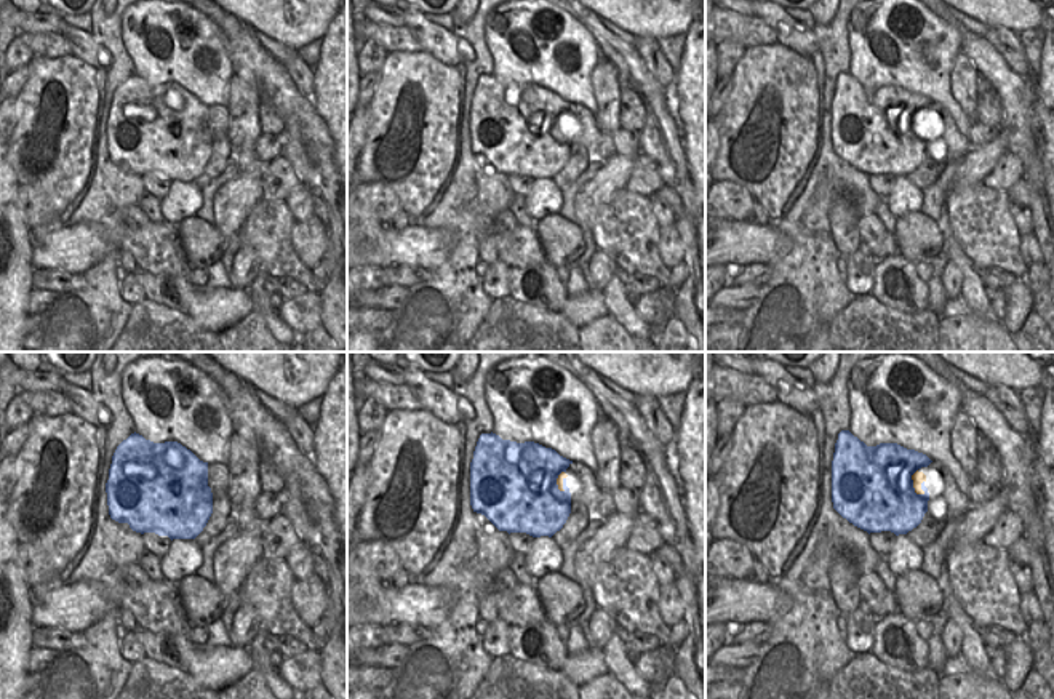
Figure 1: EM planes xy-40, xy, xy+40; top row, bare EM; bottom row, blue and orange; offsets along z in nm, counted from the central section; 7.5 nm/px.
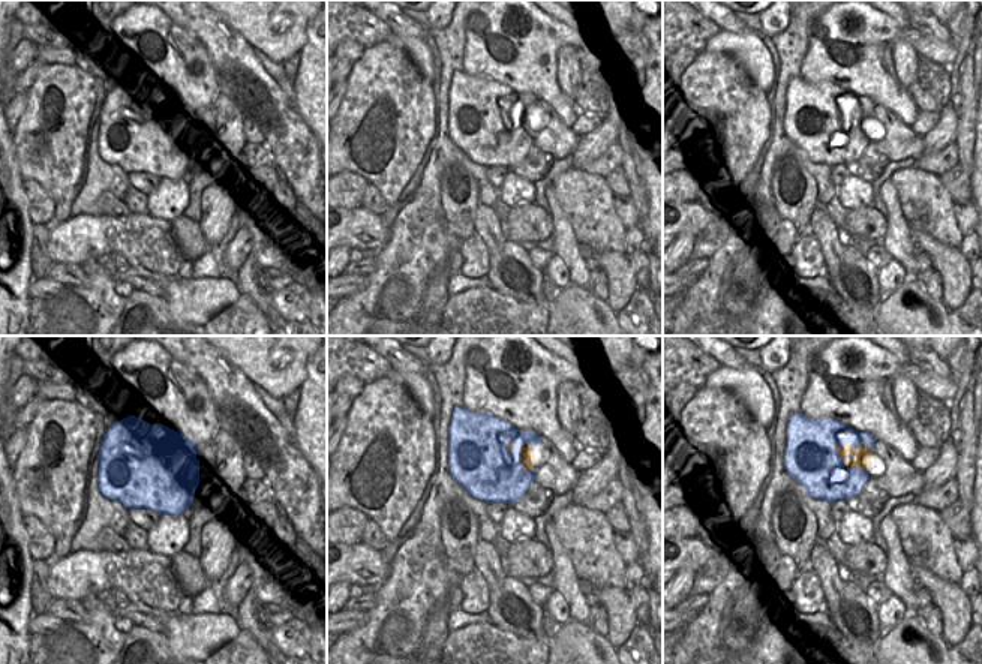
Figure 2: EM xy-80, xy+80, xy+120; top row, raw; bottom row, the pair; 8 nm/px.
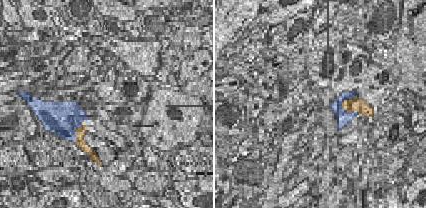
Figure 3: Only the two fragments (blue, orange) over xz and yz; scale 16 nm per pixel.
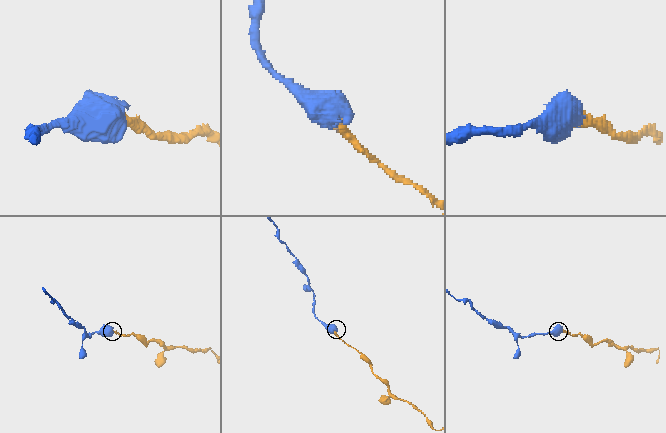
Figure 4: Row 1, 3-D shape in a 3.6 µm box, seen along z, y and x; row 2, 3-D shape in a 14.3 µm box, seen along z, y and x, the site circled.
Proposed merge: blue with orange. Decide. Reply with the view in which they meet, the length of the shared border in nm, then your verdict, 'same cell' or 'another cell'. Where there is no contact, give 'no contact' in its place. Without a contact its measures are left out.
xy+40 | 200 nm | same cell

